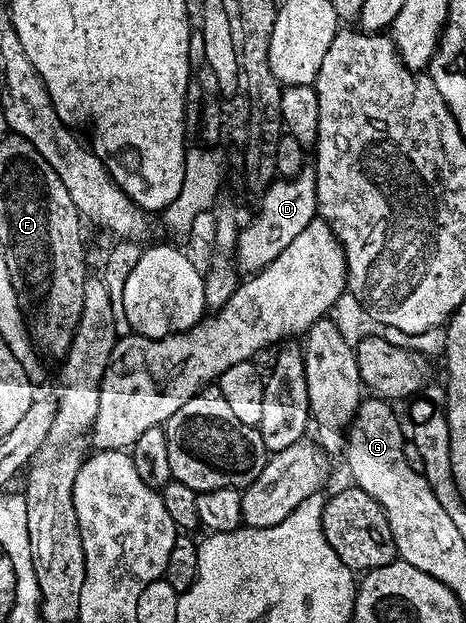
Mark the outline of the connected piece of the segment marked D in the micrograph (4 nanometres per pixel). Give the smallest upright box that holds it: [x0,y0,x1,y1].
[236,171,318,275]

